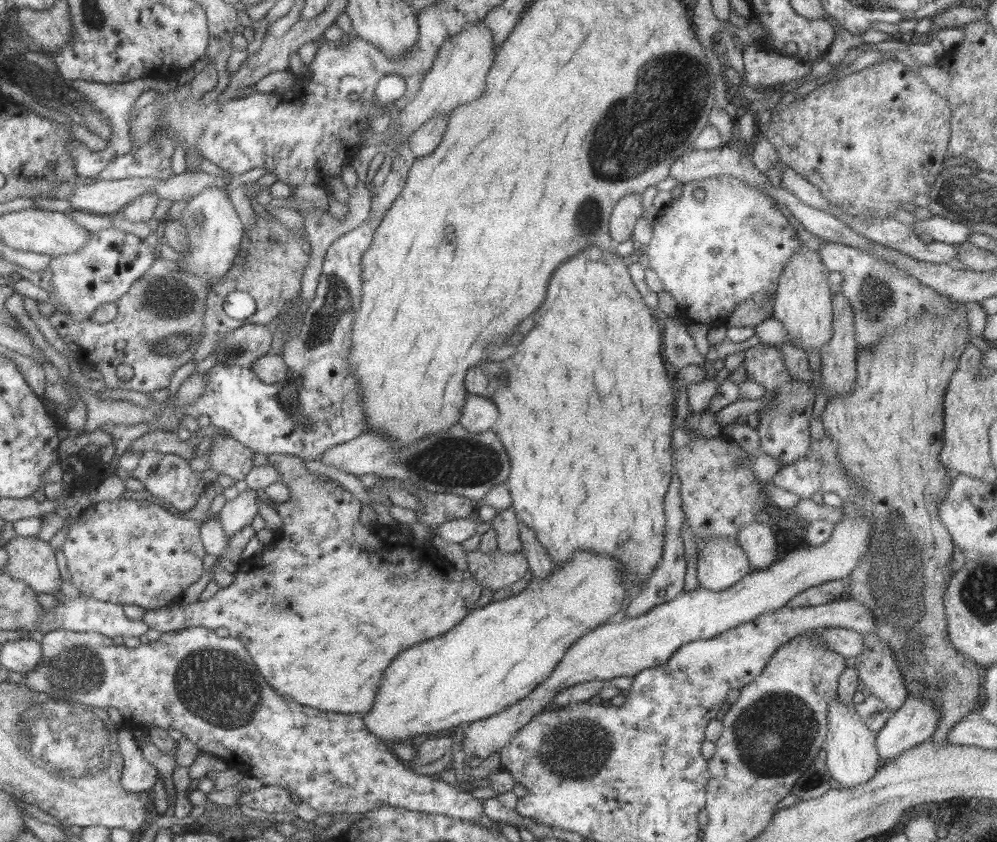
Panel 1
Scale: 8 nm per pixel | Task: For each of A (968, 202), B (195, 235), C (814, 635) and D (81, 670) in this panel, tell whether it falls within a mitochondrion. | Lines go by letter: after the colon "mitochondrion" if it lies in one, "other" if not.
A: mitochondrion
B: mitochondrion
C: other
D: mitochondrion

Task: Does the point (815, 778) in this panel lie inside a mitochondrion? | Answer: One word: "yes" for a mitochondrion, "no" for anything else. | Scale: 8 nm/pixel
yes

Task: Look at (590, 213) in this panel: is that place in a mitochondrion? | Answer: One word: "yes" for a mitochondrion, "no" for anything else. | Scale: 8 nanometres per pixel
yes

